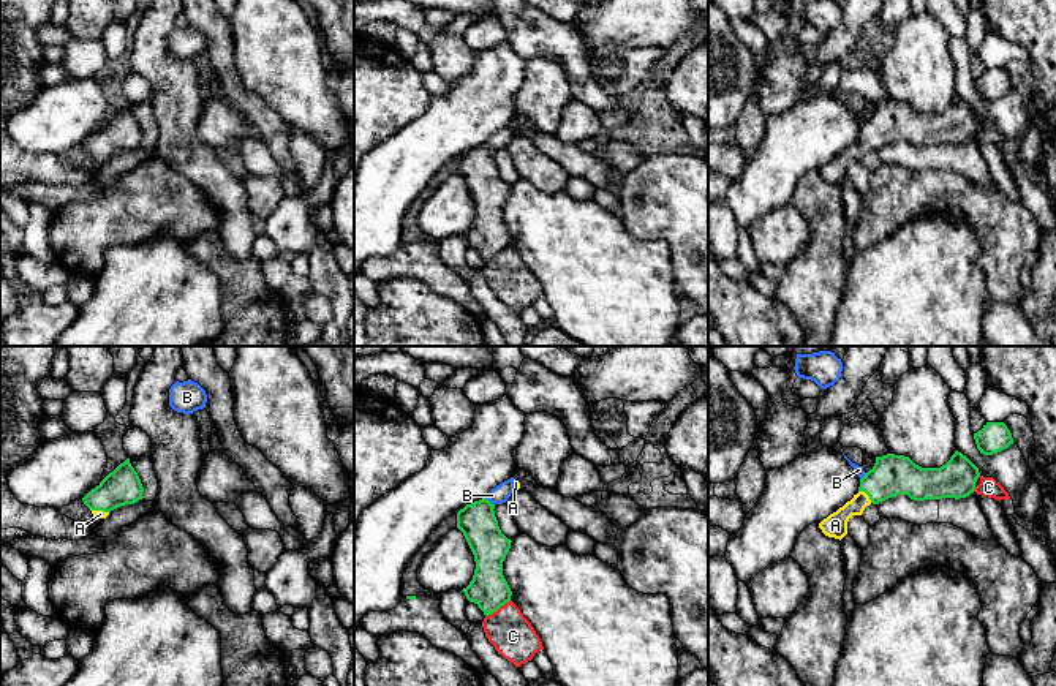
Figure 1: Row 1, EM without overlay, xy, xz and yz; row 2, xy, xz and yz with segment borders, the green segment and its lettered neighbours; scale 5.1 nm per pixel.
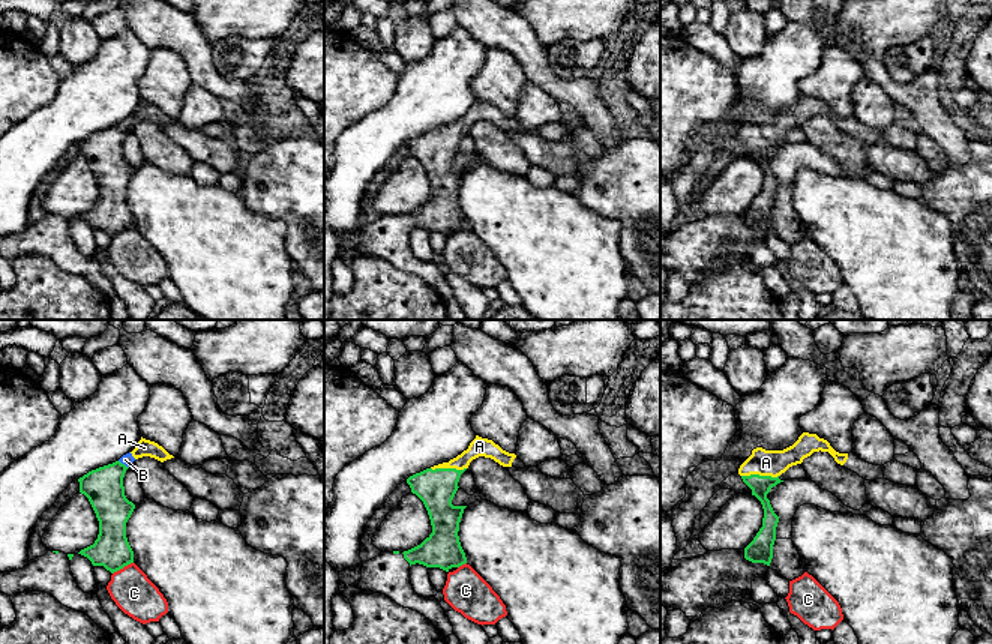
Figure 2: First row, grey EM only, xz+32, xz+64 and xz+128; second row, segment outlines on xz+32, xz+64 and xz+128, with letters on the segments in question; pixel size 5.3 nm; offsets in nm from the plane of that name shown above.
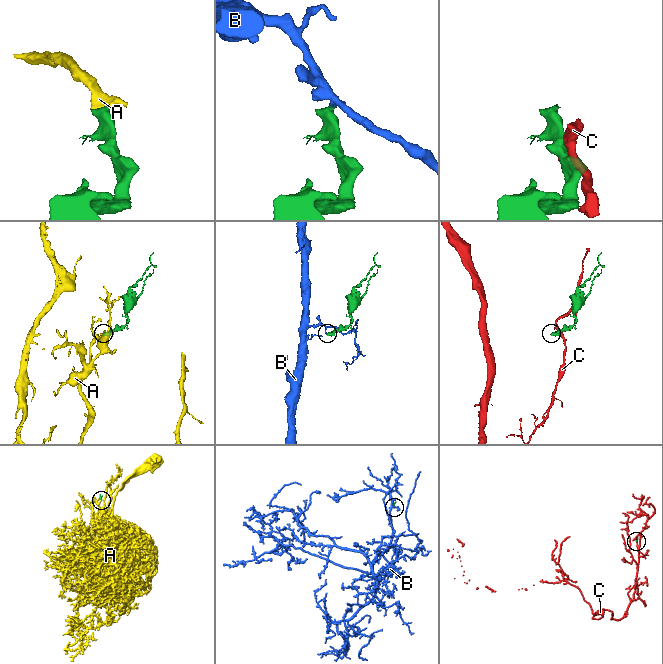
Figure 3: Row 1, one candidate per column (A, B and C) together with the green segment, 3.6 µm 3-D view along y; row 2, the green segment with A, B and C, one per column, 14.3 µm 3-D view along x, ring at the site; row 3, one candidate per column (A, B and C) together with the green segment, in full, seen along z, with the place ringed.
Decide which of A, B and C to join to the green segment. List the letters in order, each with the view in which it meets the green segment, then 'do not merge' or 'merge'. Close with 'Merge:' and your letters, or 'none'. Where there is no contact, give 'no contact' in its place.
A: yz | merge
B: xz | do not merge
C: xz | do not merge
Merge: A

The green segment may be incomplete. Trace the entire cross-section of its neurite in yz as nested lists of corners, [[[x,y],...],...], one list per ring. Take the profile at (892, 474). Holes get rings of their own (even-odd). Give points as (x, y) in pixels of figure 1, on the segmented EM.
[[[958,450],[941,468],[922,468],[904,455],[876,457],[874,466],[860,479],[858,493],[824,518],[819,528],[825,536],[841,541],[847,534],[849,518],[862,515],[871,503],[879,504],[898,495],[914,501],[960,499],[974,493],[979,477],[979,468]]]

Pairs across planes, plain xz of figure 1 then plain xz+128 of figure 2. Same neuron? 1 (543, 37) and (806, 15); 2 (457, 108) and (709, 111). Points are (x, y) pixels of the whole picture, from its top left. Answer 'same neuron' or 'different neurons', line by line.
1: same neuron
2: different neurons

